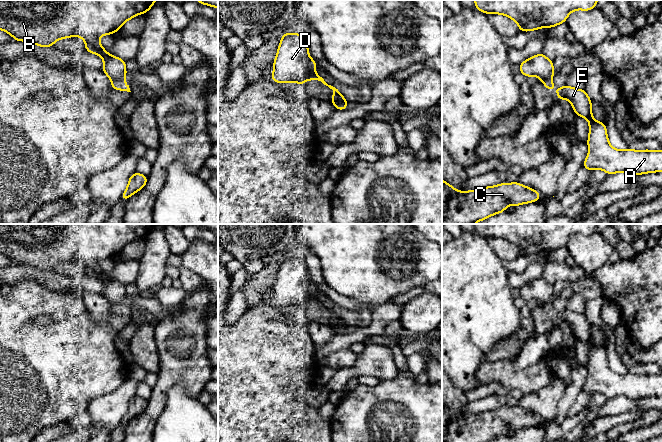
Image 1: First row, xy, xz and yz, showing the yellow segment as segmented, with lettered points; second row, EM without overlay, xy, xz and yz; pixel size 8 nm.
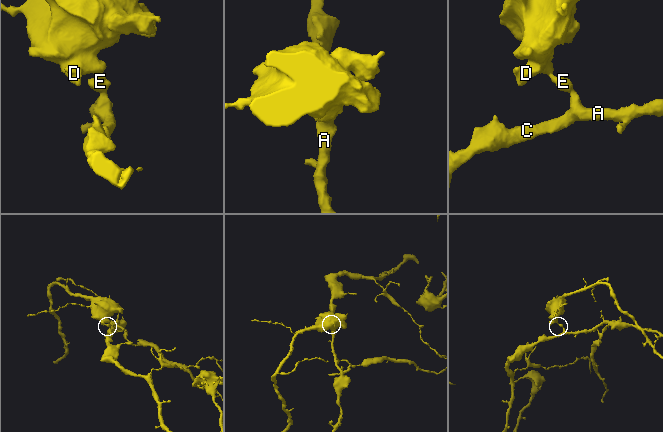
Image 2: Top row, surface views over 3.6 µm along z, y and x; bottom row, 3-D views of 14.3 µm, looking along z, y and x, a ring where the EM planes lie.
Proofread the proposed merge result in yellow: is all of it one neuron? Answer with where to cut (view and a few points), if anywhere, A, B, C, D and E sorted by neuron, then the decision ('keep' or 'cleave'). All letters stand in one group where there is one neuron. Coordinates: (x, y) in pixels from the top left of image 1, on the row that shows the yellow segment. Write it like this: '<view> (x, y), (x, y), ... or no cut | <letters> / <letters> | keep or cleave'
xy (122, 78), (112, 81) | A C E / B D | cleave

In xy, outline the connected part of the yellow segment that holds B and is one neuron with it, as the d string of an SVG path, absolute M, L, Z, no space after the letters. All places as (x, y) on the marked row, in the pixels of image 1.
M0 0L0 30L7 32L16 41L51 48L58 39L81 37L85 41L87 52L99 55L104 61L101 70L112 81L127 77L126 61L110 55L99 42L102 35L115 34L123 24L133 17L144 14L151 9L157 0Z

